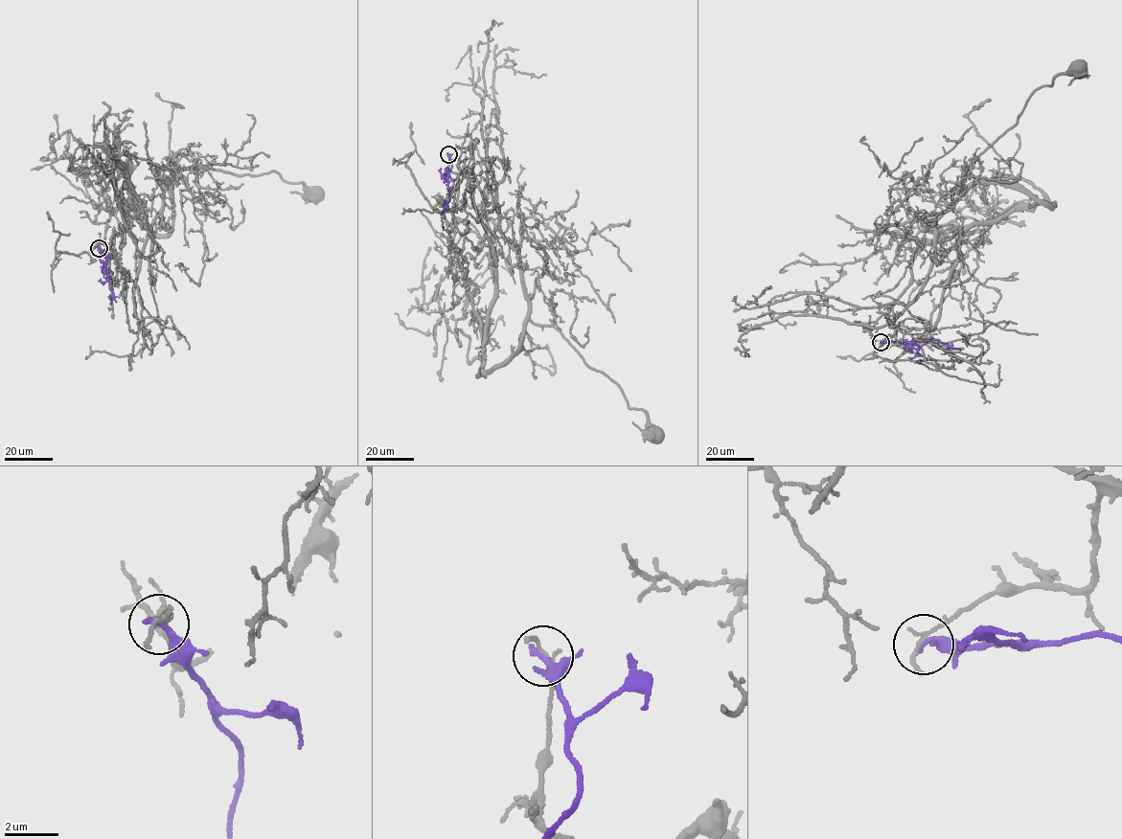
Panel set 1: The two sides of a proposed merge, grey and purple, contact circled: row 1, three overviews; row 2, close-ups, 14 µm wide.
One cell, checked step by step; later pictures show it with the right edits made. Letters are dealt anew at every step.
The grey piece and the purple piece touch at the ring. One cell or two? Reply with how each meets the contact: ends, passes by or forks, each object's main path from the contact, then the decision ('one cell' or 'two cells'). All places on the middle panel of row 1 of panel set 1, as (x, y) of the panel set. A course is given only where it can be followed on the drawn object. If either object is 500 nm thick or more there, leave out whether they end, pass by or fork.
grey passes by; purple ends; course grey (448, 154), (447, 170), (476, 182), (493, 242), (481, 371), (512, 358), (527, 322), (552, 325), (654, 435); course purple (448, 154), (451, 169), (447, 177), (448, 201), (441, 214); two cells

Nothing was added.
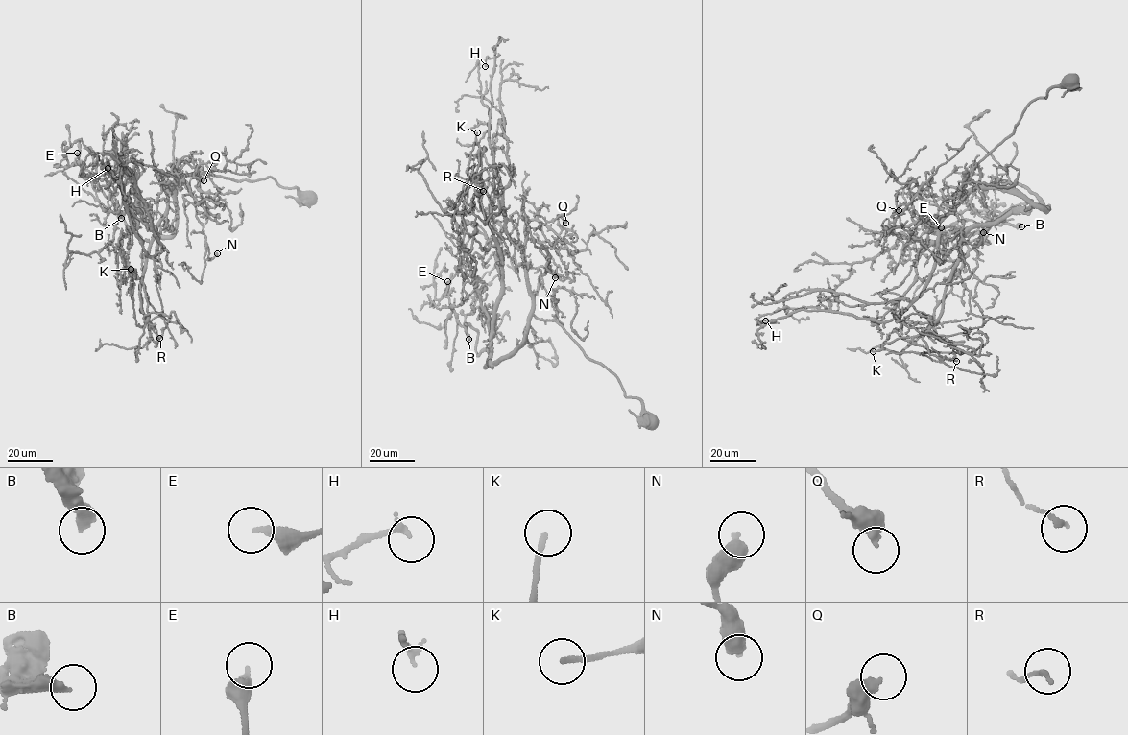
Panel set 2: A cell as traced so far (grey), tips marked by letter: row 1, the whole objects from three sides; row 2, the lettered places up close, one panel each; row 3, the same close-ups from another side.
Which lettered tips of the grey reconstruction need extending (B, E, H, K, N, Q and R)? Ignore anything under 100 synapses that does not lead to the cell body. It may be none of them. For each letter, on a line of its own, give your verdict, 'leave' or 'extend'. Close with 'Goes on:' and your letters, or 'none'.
B: extend
E: leave
H: leave
K: leave
N: leave
Q: leave
R: leave
Goes on: B

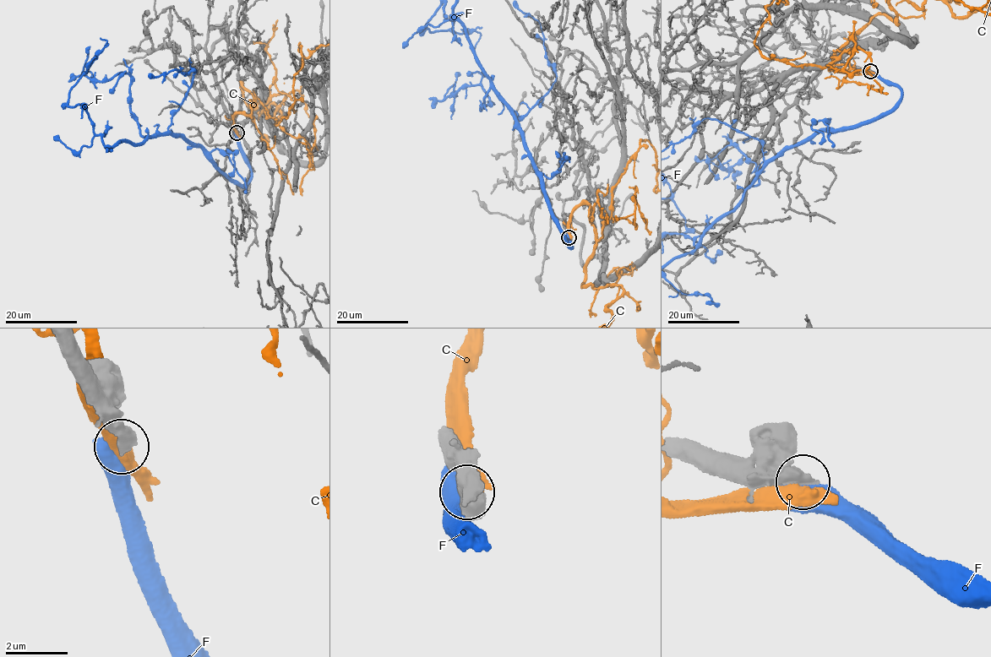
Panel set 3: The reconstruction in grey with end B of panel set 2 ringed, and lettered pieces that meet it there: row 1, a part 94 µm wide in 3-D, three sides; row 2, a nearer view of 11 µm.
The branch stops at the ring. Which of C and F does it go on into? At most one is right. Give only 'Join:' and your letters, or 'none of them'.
Join: F

